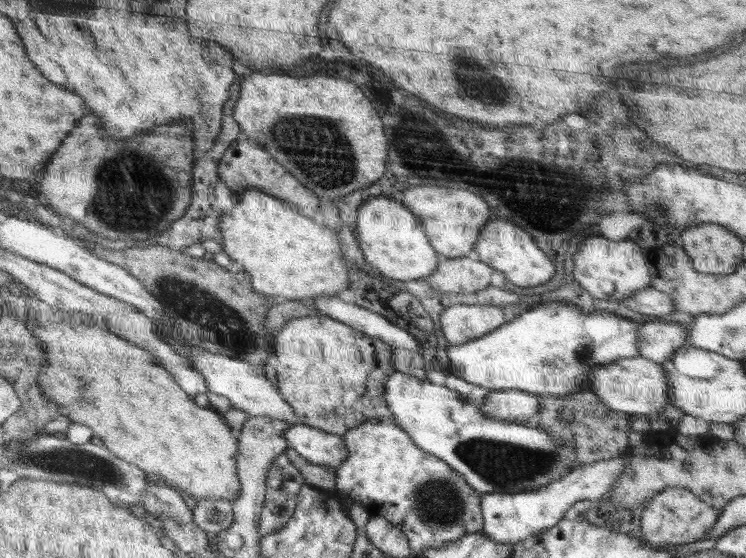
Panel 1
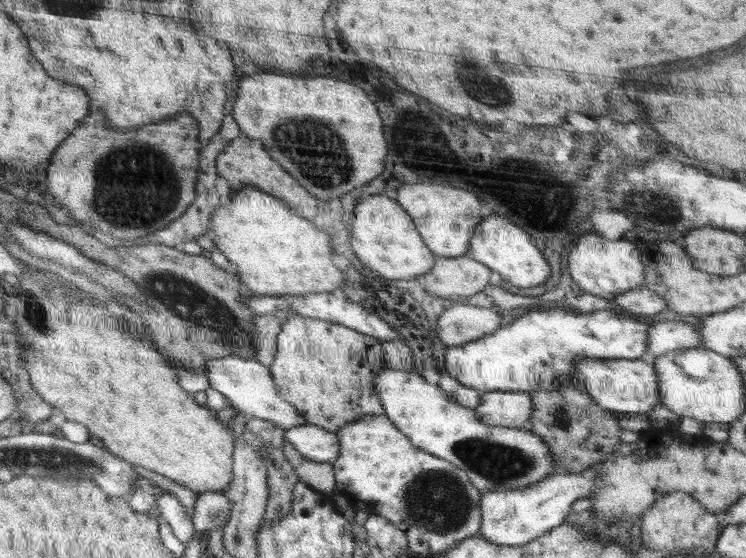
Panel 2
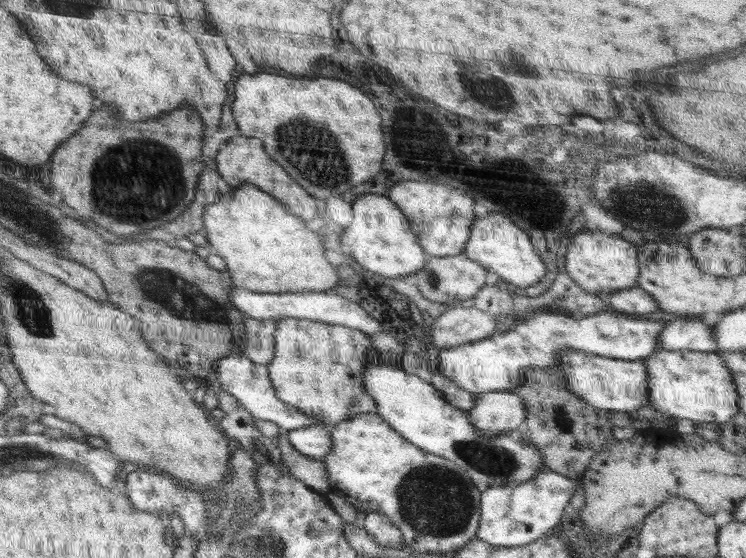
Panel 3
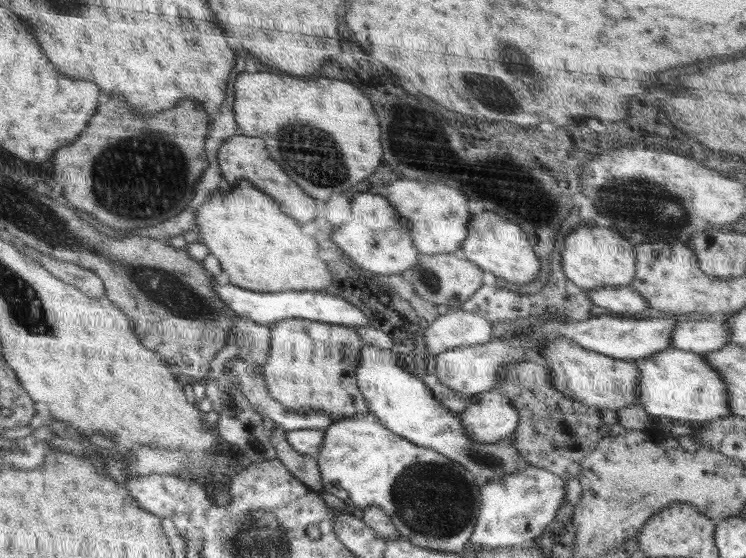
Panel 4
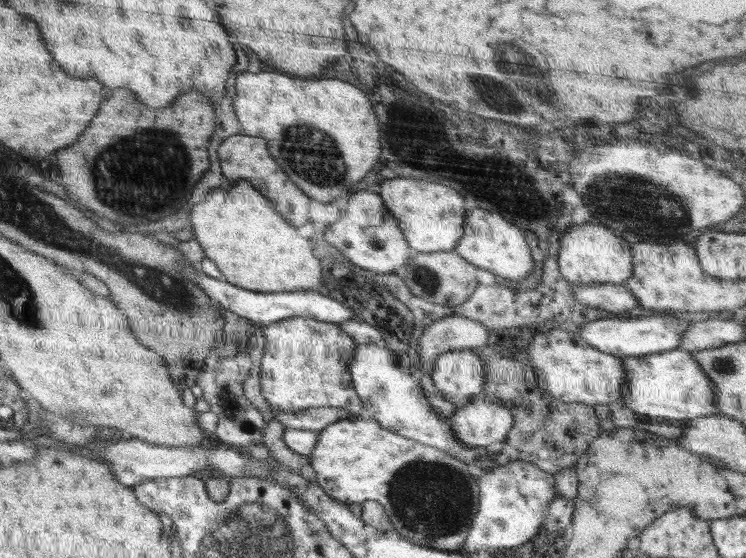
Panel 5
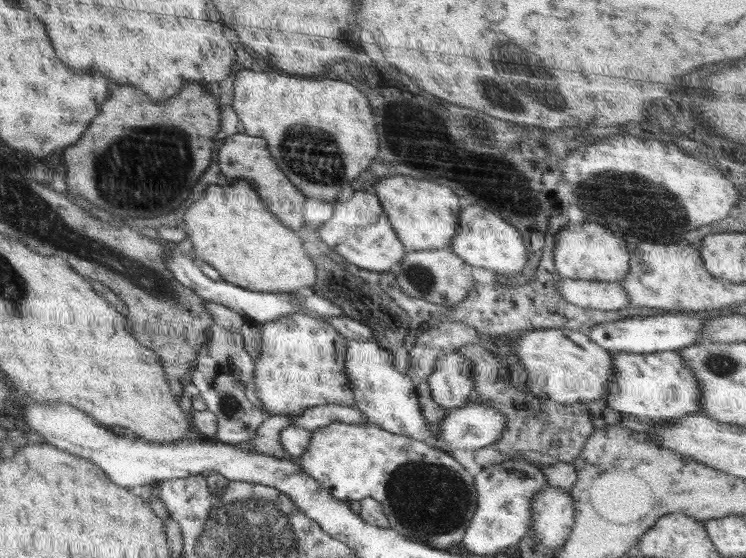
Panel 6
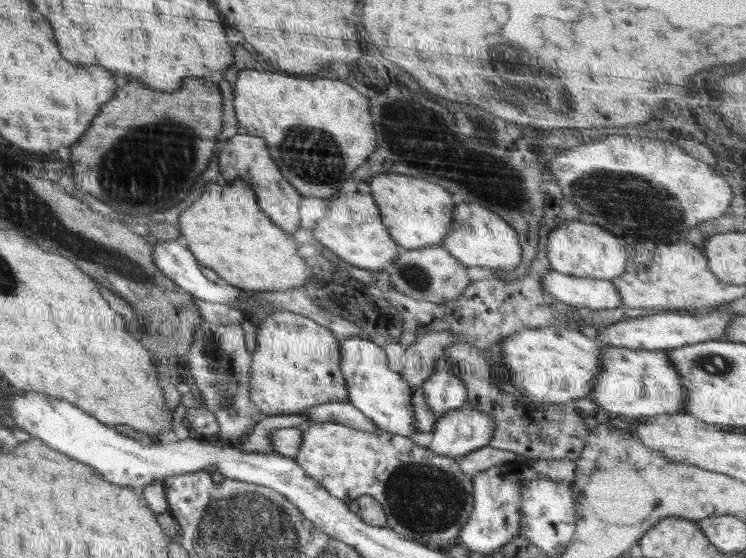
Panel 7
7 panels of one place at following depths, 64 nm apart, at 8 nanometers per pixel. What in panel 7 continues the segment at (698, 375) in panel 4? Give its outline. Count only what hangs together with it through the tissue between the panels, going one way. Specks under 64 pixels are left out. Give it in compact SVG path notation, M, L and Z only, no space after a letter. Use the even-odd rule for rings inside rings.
M602 347L602 368L594 390L587 398L598 408L604 408L612 416L624 414L634 419L650 418L662 414L684 413L686 389L680 383L676 367L670 363L666 351L630 350L630 348Z

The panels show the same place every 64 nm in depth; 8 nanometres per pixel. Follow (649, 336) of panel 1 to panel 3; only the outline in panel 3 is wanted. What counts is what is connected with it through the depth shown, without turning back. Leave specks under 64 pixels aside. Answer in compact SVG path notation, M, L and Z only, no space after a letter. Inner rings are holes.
M683 317L675 321L668 321L658 335L655 351L683 351L684 349L717 352L718 346L712 334L712 326L704 324L702 320L688 321Z

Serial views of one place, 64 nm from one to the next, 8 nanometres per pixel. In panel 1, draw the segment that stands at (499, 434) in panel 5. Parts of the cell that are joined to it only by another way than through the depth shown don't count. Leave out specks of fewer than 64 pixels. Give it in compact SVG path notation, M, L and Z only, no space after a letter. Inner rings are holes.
M518 389L491 391L481 406L489 417L512 423L526 423L540 412L539 395Z

